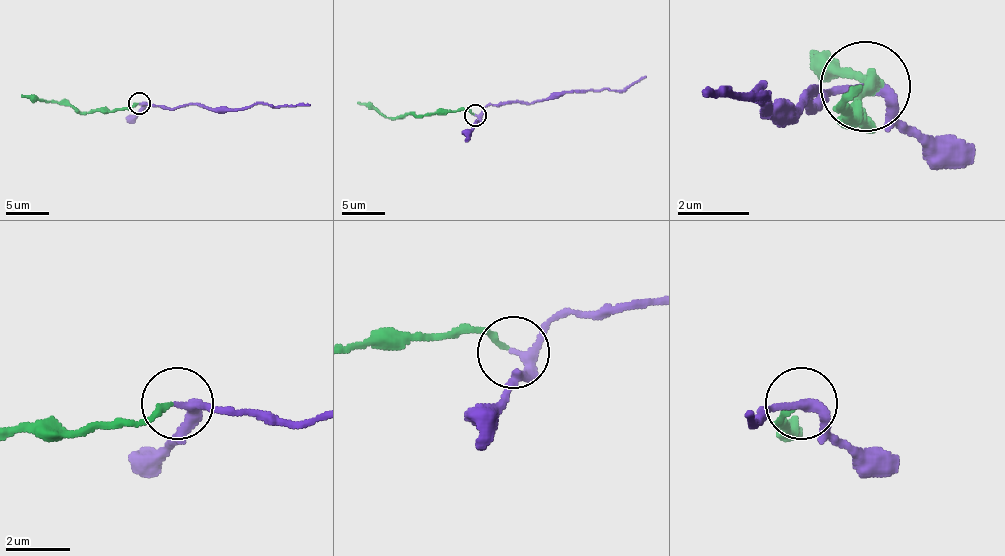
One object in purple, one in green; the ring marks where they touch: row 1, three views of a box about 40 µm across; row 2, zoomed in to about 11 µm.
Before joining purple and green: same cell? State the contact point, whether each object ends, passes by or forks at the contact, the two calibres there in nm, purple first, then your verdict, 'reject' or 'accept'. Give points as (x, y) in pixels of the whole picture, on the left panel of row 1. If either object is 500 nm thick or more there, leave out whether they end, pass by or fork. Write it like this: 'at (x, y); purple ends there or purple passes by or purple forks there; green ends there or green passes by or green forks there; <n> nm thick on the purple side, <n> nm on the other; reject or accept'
at (139, 103); purple passes by; green ends there; 260 nm thick on the purple side, 170 nm on the other; accept

